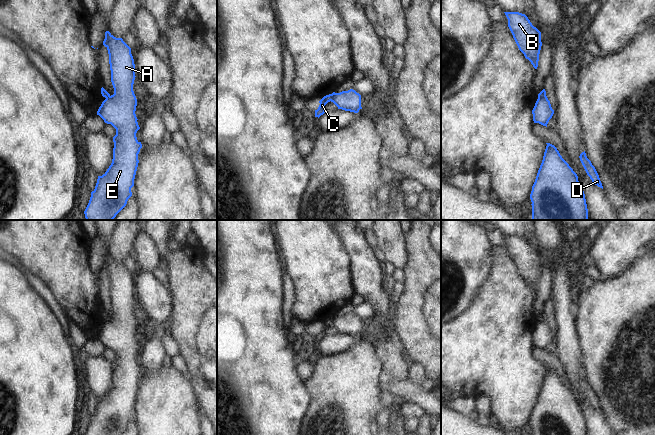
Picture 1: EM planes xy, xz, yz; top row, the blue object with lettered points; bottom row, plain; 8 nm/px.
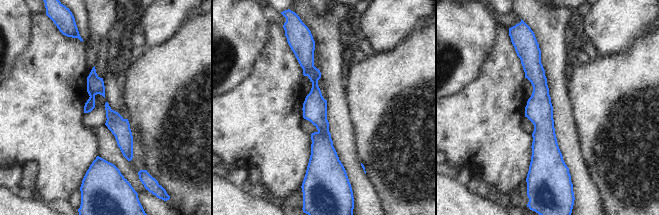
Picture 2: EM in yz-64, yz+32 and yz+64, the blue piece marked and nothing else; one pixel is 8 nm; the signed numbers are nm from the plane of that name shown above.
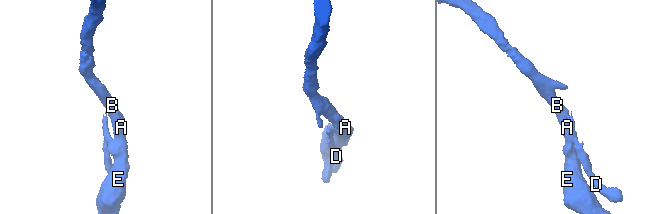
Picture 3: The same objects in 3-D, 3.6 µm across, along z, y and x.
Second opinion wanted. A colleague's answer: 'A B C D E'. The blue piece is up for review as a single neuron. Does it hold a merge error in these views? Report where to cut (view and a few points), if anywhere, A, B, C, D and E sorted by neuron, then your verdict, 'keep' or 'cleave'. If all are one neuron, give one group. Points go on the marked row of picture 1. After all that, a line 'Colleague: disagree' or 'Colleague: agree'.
cut xz (330, 94), (331, 100); groups A B E / C D; cleave
Colleague: disagree

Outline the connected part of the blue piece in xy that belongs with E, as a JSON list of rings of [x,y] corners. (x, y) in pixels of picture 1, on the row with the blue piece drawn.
[[[109,31],[105,32],[103,45],[109,54],[111,70],[111,82],[114,94],[107,97],[99,107],[99,115],[105,123],[111,124],[116,129],[113,137],[113,159],[107,171],[98,176],[95,189],[91,192],[89,203],[84,211],[86,220],[113,220],[116,215],[126,206],[128,199],[132,196],[131,188],[138,167],[138,154],[142,148],[141,142],[137,140],[136,133],[140,129],[135,114],[137,99],[133,91],[135,80],[135,64],[131,54],[131,48],[122,38],[114,37]]]

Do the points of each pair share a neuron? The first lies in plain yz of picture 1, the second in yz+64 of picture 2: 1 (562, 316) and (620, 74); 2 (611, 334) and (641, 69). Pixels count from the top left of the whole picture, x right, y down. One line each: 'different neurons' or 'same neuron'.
1: different neurons
2: same neuron

